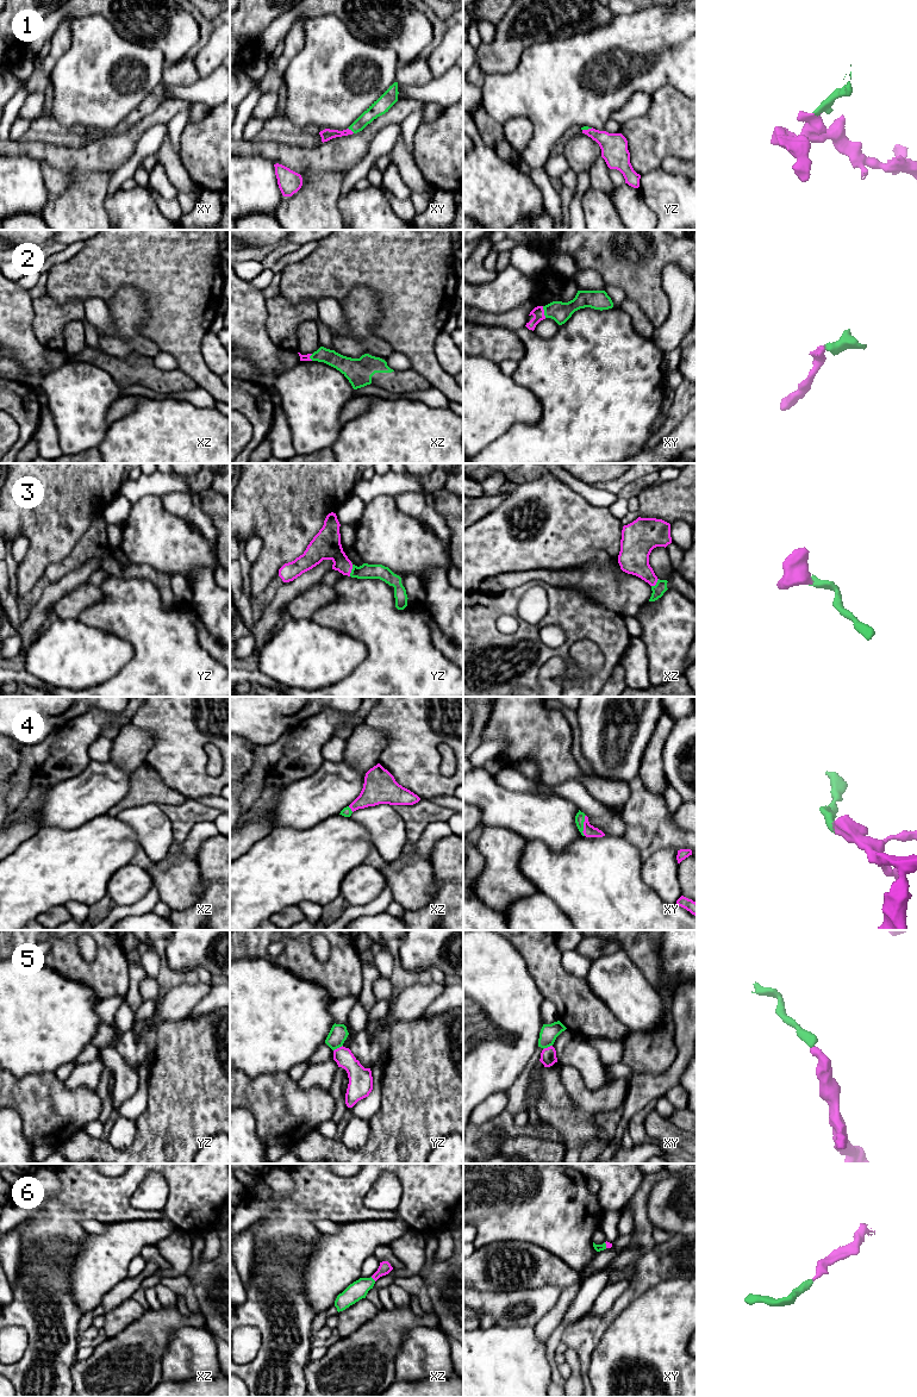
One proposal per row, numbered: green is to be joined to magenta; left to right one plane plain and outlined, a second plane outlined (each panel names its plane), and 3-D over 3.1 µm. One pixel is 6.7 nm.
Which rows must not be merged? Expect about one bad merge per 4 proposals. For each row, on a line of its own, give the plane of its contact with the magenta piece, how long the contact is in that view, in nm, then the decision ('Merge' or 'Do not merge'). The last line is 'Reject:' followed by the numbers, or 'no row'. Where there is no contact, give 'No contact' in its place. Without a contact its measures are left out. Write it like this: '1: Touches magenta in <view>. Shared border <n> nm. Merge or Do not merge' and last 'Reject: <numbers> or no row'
1: Touches magenta in xy. Shared border 60 nm. Merge
2: Touches magenta in xy. Shared border 80 nm. Merge
3: Touches magenta in yz. Shared border 100 nm. Merge
4: Touches magenta in xy. Shared border 140 nm. Merge
5: Touches magenta in yz. Shared border 80 nm. Do not merge
6: Touches magenta in xz. Shared border 50 nm. Merge
Reject: 5

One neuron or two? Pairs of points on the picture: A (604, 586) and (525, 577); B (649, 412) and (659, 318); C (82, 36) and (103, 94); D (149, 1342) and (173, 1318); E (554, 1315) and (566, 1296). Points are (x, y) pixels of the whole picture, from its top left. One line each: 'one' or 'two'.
A: one
B: two
C: one
D: one
E: one

